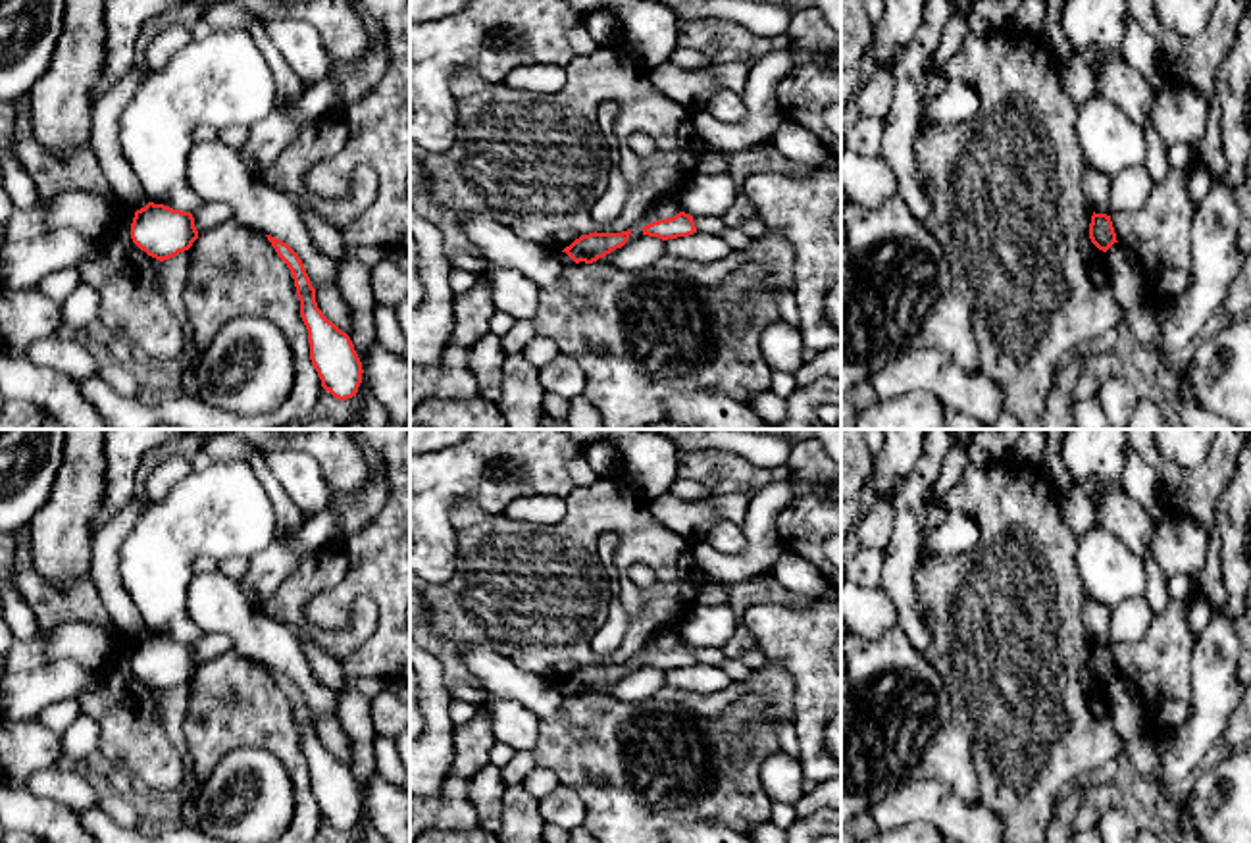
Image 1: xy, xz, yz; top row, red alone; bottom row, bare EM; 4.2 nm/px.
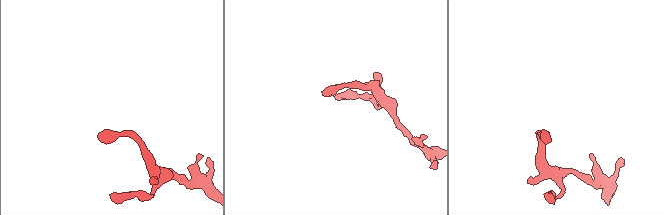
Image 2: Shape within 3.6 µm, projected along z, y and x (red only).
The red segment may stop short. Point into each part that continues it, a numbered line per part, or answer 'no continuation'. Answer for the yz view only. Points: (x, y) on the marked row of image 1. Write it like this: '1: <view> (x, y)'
no continuation

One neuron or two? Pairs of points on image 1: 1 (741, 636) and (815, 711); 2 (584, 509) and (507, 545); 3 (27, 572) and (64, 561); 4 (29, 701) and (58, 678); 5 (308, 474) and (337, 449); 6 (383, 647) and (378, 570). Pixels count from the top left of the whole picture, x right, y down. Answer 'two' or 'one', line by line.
1: two
2: one
3: two
4: one
5: two
6: one

